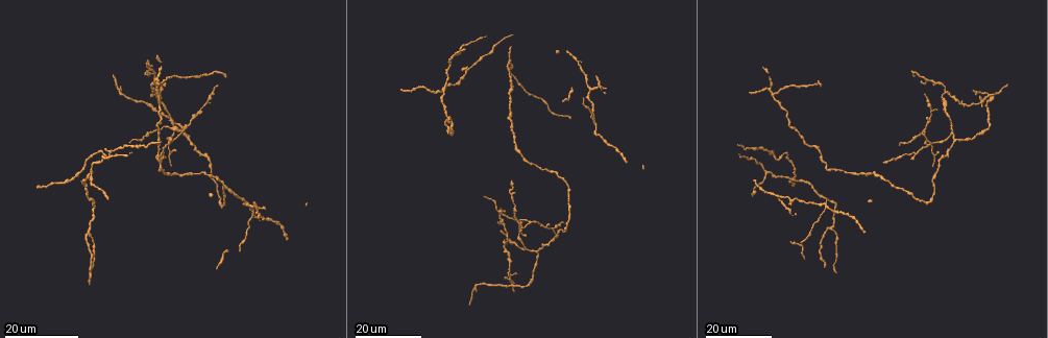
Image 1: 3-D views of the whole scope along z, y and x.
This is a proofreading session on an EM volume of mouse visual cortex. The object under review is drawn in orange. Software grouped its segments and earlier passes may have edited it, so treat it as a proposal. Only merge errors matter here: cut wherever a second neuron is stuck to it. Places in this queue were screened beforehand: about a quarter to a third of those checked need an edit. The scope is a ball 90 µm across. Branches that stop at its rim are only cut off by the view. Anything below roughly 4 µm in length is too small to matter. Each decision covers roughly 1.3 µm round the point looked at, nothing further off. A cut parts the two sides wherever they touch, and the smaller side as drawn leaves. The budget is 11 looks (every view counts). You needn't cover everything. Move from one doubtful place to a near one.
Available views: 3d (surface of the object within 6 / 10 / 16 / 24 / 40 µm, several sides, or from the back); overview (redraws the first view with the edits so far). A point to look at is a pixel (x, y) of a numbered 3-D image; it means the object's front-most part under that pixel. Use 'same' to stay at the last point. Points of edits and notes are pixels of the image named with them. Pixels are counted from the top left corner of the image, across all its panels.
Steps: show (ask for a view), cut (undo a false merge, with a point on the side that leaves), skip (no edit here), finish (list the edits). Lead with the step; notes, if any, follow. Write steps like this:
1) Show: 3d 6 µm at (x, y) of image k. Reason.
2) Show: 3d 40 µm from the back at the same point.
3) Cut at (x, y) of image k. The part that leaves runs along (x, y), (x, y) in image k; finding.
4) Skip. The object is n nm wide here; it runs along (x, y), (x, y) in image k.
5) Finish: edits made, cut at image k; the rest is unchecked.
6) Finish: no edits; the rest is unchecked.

Show: 3d 16 µm at (489, 50) of image 1.

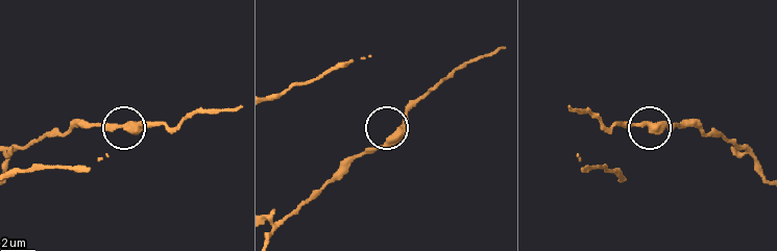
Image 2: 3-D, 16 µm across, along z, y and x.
Show: 3d 6 µm at (126, 126) of image 2.

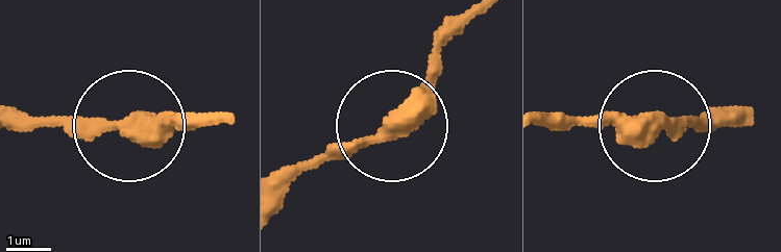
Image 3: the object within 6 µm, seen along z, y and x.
Skip. The object is 400 nm wide here; continuous, no second neuron.

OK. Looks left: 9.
Show: 3d 24 µm at (772, 95) of image 1. Three-way junction.

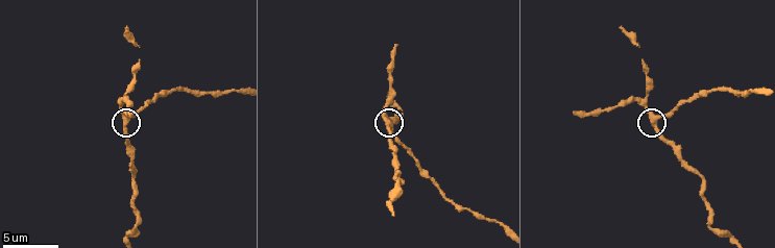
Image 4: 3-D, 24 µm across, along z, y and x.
Show: 3d 6 µm at (654, 118) of image 4.

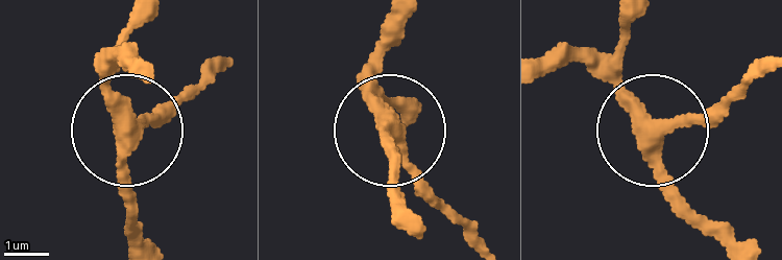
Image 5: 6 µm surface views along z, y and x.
Skip. The object is 330 nm wide here; it runs along (725, 236), (680, 191), (646, 123), (583, 60) in image 5; all the same neuron.

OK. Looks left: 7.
Show: 3d 24 µm at (944, 109) of image 1. Thick turns thin.

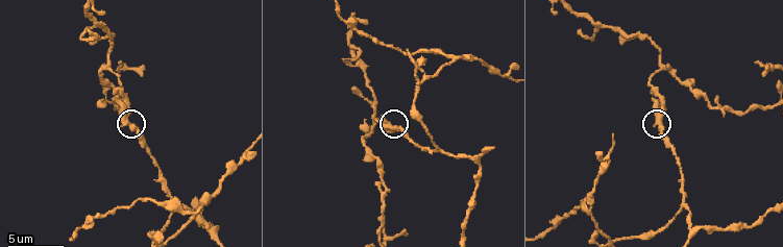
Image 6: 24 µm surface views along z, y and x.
Show: 3d 6 µm at (396, 129) of image 6.

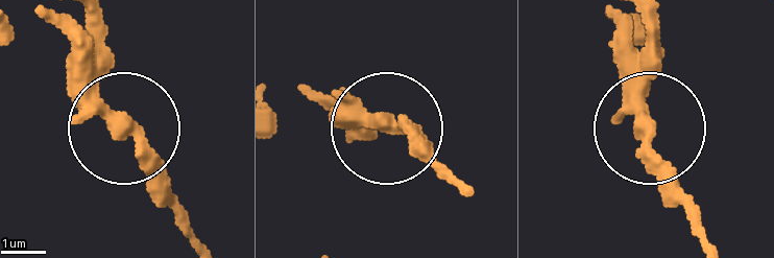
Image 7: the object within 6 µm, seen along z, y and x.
Show: 3d 6 µm from the back at (121, 121) of image 7.

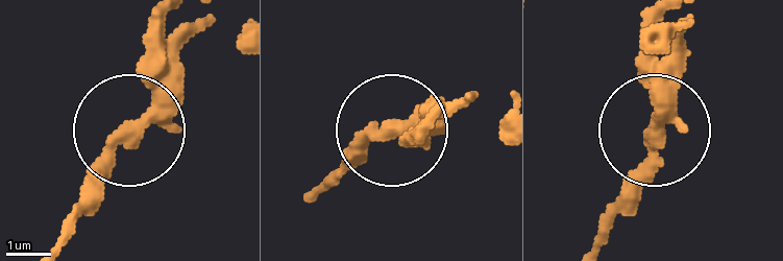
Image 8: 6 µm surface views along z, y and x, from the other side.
Cut at (148, 36) of image 8. The part that leaves runs along (162, 96), (162, 22) in image 8; two neurons meet here.

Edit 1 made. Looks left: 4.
Show: 3d 10 µm at (683, 206) of image 6. Arms part here.

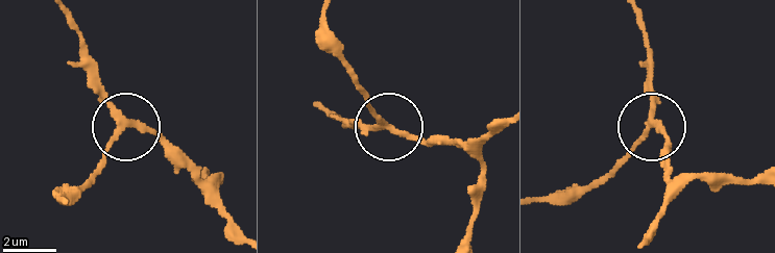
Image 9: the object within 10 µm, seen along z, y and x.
Show: 3d 6 µm at (123, 124) of image 9.

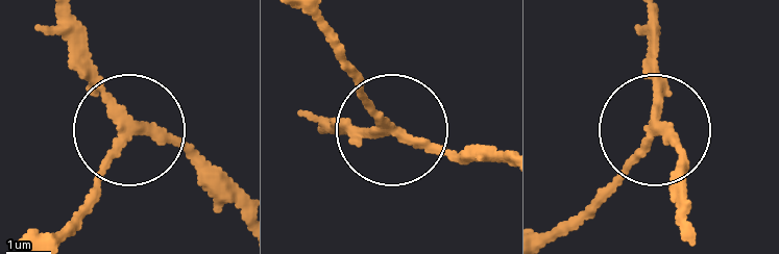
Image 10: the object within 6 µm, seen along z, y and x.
Cut at (97, 189) of image 10. 3 arms meet here; the part that leaves runs along (385, 118), (321, 21) in image 10; a second neuron is stuck on.

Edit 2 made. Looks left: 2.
Show: 3d 16 µm at (251, 212) of image 1.

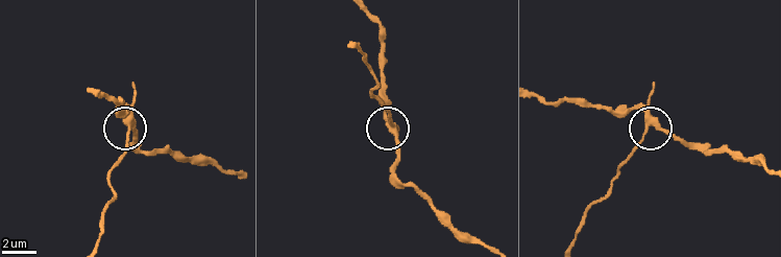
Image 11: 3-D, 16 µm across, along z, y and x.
Show: 3d 10 µm at (645, 127) of image 11.

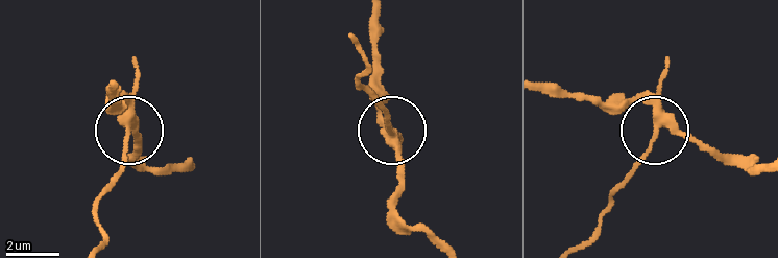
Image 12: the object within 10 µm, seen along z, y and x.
Cut at (138, 76) of image 12. The object is 280 nm wide here; the part that leaves runs along (129, 114), (126, 159), (95, 206), (102, 239) in image 12; a second neuron is stuck on.

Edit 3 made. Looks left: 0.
Finish: edits made, cut at image 8, cut at image 10, cut at image 12; the rest is unchecked.

